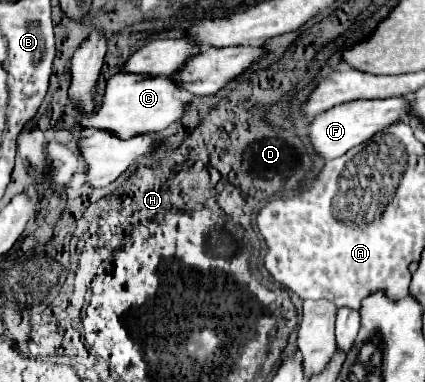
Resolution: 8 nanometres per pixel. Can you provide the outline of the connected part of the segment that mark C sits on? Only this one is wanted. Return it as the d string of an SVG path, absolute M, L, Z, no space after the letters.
M118 73L108 79L104 103L94 111L90 117L82 117L82 127L96 127L96 129L108 129L114 135L120 135L124 139L140 133L160 133L172 123L180 121L184 117L184 111L188 107L186 97L195 97L176 85L172 77L148 77L138 73Z

